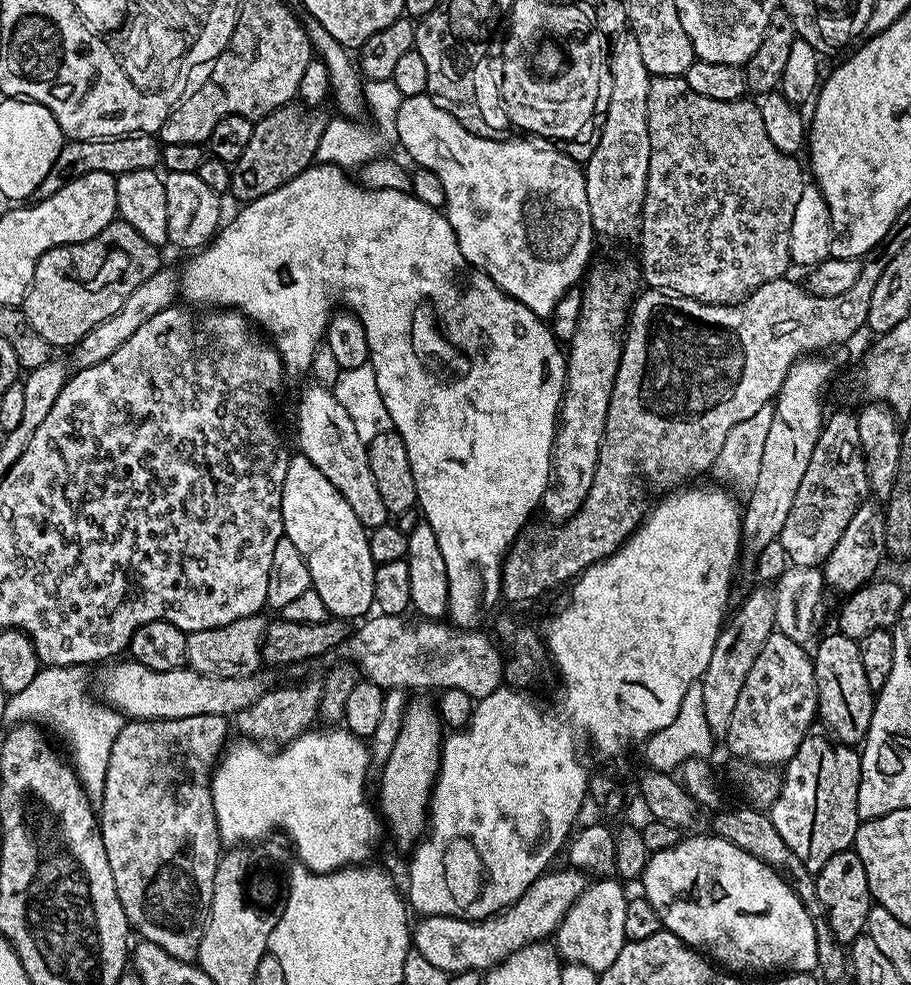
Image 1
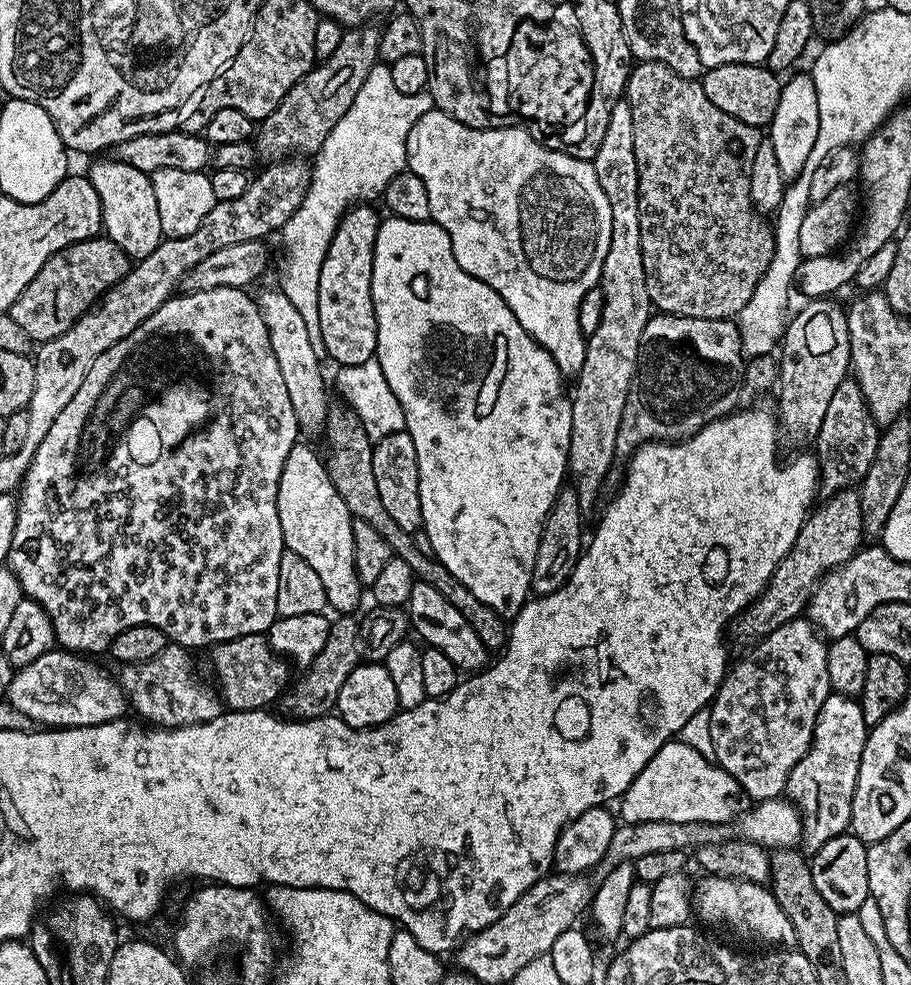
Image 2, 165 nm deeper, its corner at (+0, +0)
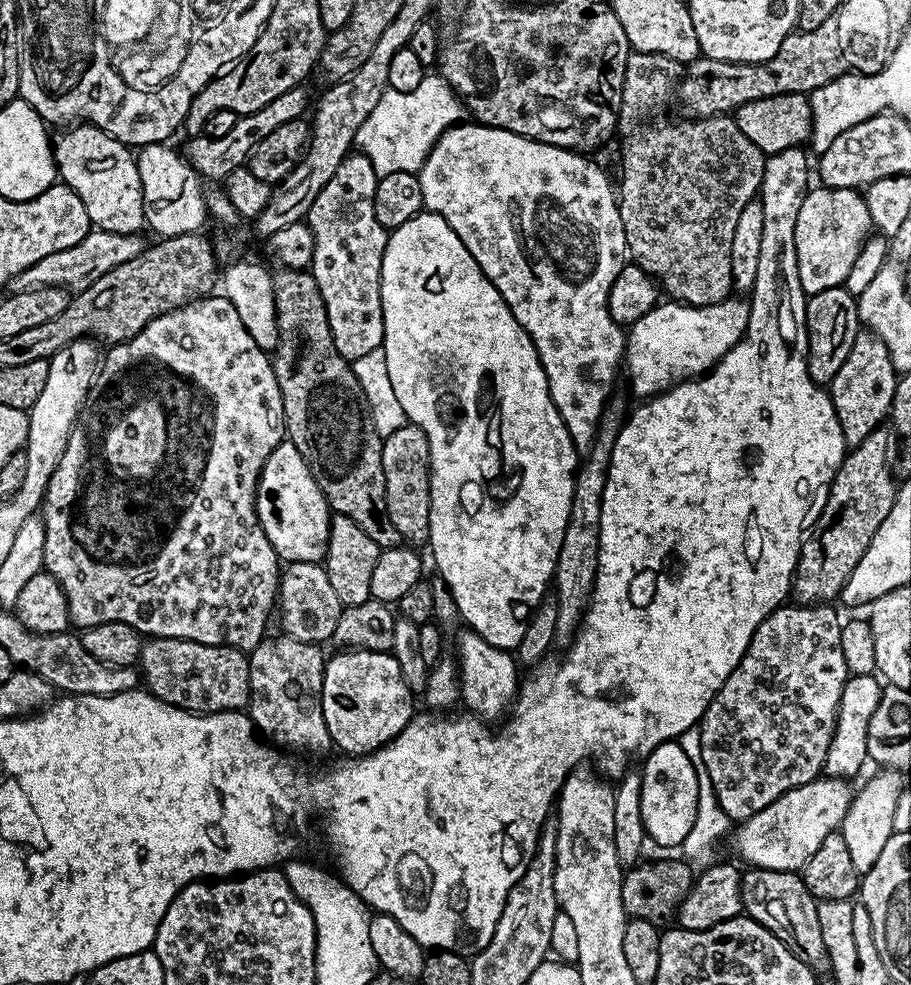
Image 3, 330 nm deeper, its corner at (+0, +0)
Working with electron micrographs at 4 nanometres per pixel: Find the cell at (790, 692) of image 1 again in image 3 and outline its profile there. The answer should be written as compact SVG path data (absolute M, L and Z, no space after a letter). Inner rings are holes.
M796 604L791 606L792 608L788 607L775 608L761 622L758 630L754 630L746 654L740 659L738 666L730 674L730 678L726 678L726 682L716 691L715 698L712 699L710 706L704 711L704 716L700 719L698 725L700 741L702 742L702 762L705 763L707 773L710 774L714 794L717 795L722 810L725 811L725 814L729 816L732 822L739 822L758 814L758 810L770 806L770 802L774 802L779 796L786 794L786 790L797 788L806 782L817 779L823 773L826 750L830 748L832 735L836 729L836 715L842 698L842 686L848 681L850 675L846 660L842 658L841 617L836 617L835 610L828 604Z

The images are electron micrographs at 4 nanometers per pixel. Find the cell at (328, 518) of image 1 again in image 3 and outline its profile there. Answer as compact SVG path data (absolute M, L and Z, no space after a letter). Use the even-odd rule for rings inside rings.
M285 438L266 458L260 472L260 481L256 484L256 513L258 522L270 538L277 556L284 562L321 563L328 549L328 535L333 513L326 498L306 466L306 458L298 454L298 446Z

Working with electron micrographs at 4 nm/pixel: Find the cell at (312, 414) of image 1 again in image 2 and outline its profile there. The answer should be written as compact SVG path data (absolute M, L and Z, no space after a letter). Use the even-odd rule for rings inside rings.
M272 286L269 292L257 295L255 302L260 307L262 322L266 324L266 330L270 334L270 346L274 350L274 358L278 358L278 371L286 382L290 406L294 406L299 435L304 438L319 437L323 433L330 407L328 388L324 385L324 372L320 369L321 353L316 352L314 346L310 346L306 325L298 315L298 310L294 310L290 298L286 298L286 294L280 291L279 287Z

